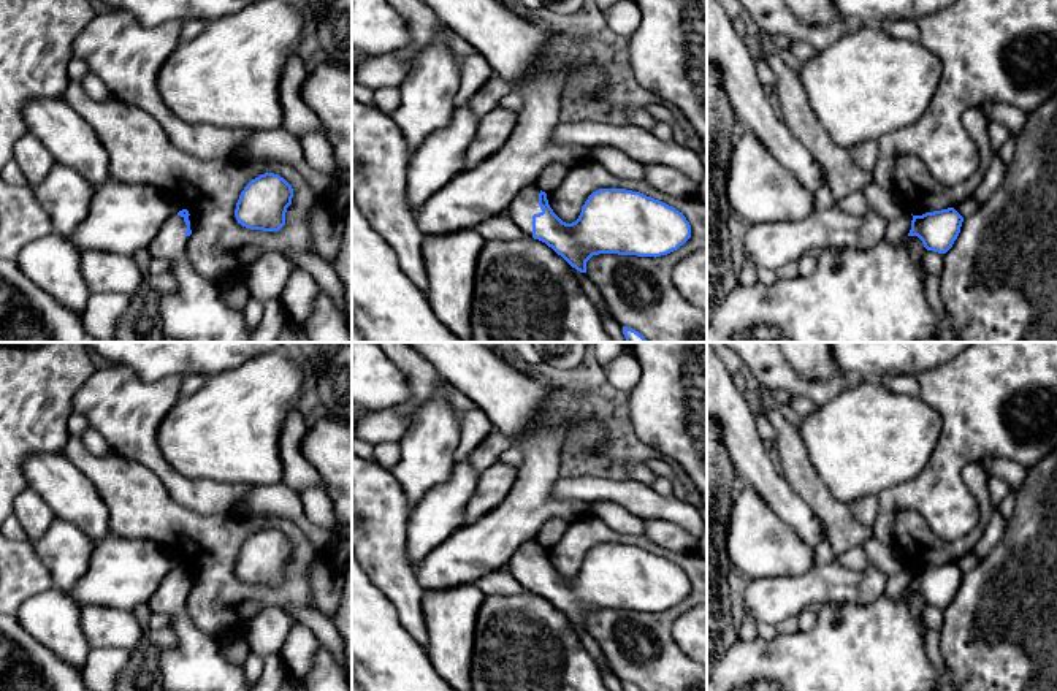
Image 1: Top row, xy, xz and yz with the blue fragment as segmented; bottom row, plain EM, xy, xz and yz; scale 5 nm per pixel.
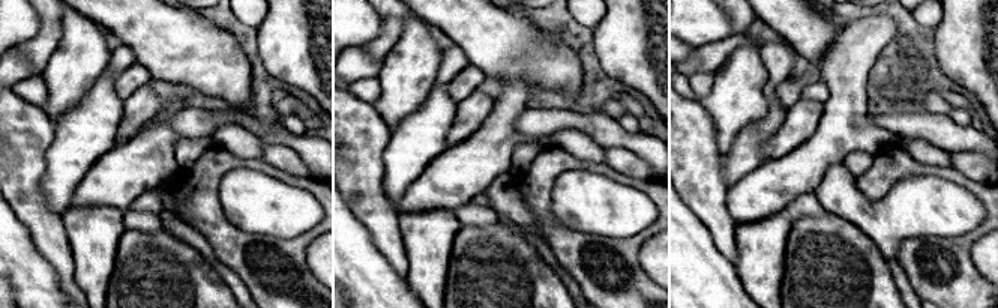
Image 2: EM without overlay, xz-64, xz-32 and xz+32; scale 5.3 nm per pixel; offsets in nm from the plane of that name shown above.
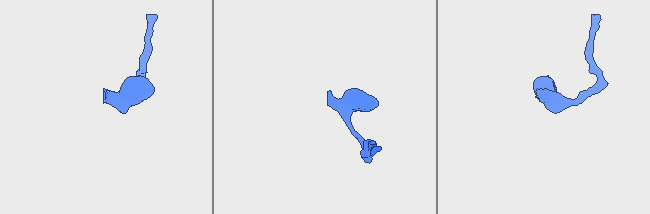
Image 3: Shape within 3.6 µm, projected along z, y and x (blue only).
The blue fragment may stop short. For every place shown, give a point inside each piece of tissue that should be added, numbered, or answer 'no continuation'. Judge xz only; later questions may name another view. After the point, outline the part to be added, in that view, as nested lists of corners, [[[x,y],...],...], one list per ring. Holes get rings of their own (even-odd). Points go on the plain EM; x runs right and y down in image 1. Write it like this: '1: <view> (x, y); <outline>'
1: xz (522, 565); [[[537,539],[526,540],[507,564],[512,577],[526,590],[532,591],[532,571],[542,567],[539,561],[540,544]]]

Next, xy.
1: xy (197, 663); [[[170,571],[147,605],[152,613],[171,618],[177,637],[171,650],[158,651],[158,685],[163,691],[254,691],[242,666],[227,659],[219,637],[200,631],[187,609],[189,591],[184,572]]]

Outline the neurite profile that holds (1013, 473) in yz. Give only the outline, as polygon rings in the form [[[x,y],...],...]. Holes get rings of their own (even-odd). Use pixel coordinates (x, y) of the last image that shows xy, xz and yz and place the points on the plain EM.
[[[990,458],[983,466],[989,477],[1005,480],[1011,491],[1019,490],[1027,477],[1027,468],[1006,458]]]

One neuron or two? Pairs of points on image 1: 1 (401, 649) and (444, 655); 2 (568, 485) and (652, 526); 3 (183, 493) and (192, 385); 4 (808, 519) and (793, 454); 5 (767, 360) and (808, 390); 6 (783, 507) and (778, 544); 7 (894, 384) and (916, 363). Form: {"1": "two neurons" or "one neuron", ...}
{"1": "two neurons", "2": "two neurons", "3": "two neurons", "4": "two neurons", "5": "one neuron", "6": "two neurons", "7": "two neurons"}

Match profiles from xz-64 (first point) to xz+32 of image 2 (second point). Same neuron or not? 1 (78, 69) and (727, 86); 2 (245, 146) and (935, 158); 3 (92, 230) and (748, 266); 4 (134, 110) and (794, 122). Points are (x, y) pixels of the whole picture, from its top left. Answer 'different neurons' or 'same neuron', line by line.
1: same neuron
2: same neuron
3: same neuron
4: same neuron

